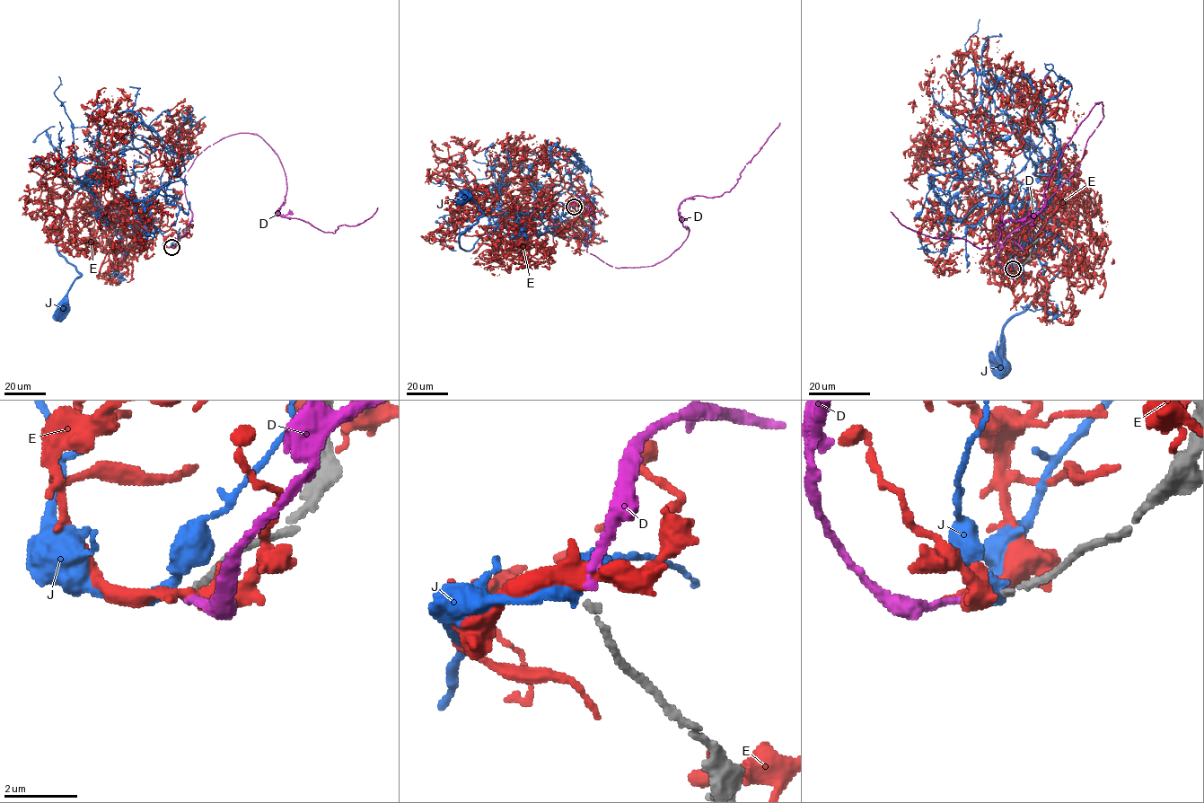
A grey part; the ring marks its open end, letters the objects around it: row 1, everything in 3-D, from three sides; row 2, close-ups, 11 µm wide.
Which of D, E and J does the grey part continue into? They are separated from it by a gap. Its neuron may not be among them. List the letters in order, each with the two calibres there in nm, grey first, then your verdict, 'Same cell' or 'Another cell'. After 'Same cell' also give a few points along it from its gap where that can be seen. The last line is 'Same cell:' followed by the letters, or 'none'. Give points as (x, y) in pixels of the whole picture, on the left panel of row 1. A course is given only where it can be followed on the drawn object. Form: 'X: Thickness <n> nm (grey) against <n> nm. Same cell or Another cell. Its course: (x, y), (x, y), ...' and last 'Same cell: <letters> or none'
D: Thickness 160 nm (grey) against 200 nm. Same cell. Its course: (171, 247), (191, 221), (188, 171), (238, 133), (277, 155), (286, 186), (276, 214), (334, 233), (378, 207)
E: Thickness 160 nm (grey) against 280 nm. Another cell
J: Thickness 160 nm (grey) against 340 nm. Another cell
Same cell: D

